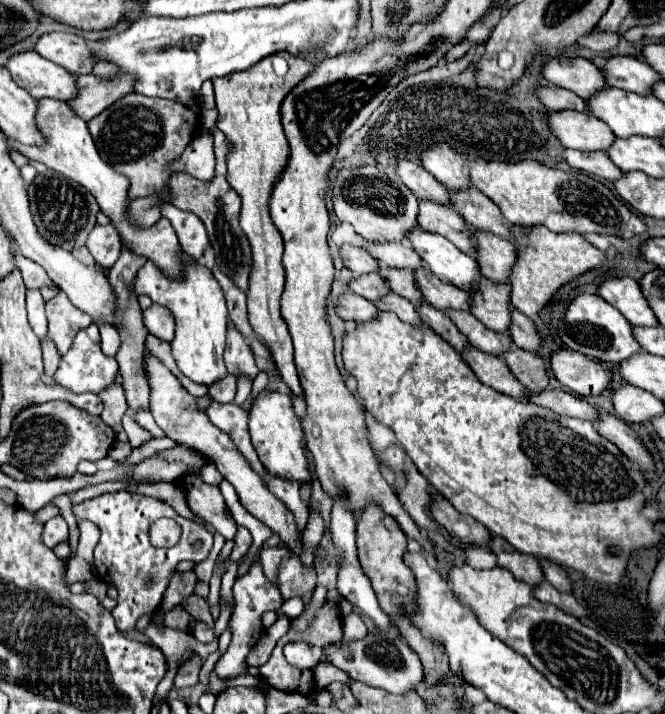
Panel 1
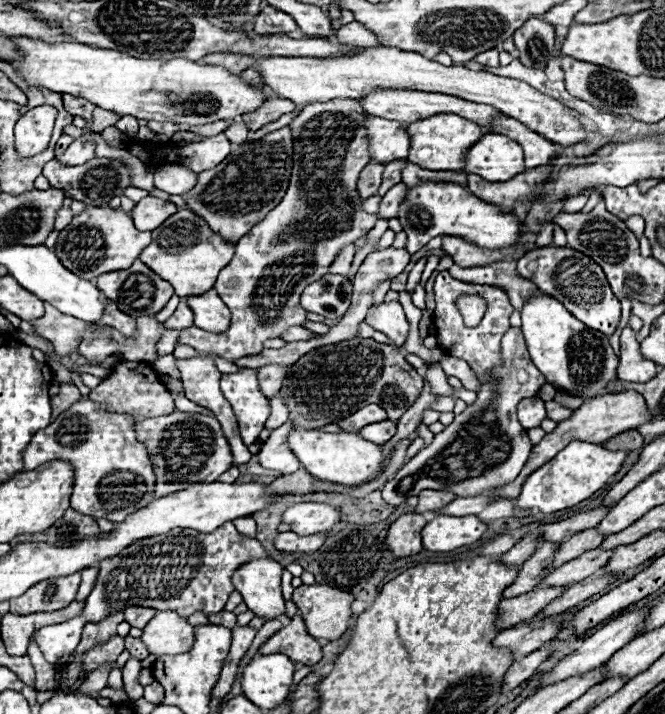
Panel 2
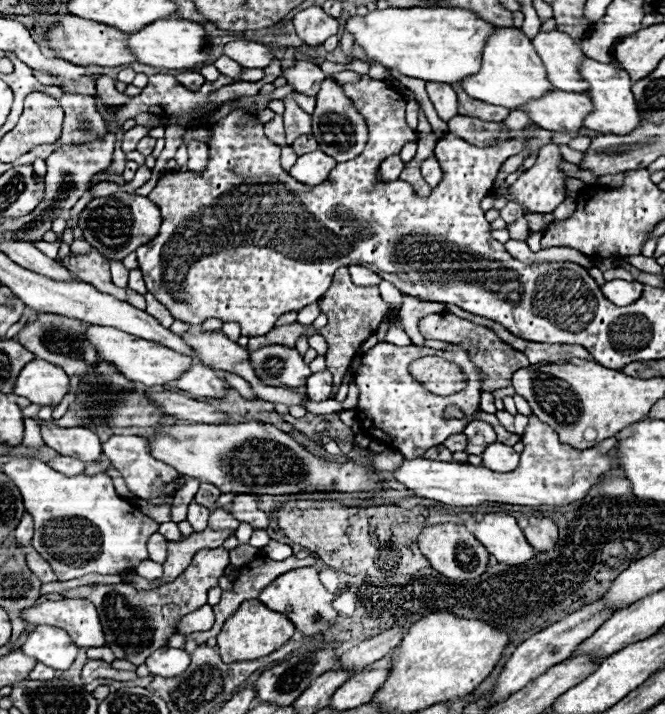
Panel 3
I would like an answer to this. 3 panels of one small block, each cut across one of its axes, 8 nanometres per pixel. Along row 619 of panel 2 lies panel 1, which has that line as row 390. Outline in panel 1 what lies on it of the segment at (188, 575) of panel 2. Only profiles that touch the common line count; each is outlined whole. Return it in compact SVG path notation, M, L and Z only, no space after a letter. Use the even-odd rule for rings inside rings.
M90 324L88 328L80 330L74 338L72 348L64 354L54 378L58 384L70 388L72 392L92 392L92 394L100 394L102 390L106 390L110 384L114 384L118 376L118 364L114 356L106 356L100 348L100 330L96 324Z

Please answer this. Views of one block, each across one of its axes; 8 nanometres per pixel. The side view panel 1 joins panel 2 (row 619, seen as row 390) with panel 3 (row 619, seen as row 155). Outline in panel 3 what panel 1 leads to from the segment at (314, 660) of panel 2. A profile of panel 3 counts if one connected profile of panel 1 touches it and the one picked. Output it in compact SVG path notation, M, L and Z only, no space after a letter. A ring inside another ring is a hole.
M246 600L240 604L236 614L226 620L222 632L216 638L218 638L218 650L222 660L226 664L232 664L232 662L258 660L262 656L268 656L274 650L278 650L284 642L288 642L292 634L294 634L294 626L284 614L266 608L260 600Z

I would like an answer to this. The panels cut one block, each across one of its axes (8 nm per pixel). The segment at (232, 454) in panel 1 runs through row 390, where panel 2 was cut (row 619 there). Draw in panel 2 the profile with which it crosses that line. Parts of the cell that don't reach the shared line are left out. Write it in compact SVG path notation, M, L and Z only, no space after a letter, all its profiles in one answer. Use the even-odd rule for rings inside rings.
M172 610L158 612L144 628L142 642L148 646L150 654L184 654L184 650L192 648L196 634L196 626L188 624L188 620Z

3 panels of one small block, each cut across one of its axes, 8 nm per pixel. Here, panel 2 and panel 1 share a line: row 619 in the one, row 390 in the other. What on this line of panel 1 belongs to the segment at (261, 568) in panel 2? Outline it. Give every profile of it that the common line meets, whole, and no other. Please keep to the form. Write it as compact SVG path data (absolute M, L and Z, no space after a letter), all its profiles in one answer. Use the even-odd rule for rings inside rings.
M264 390L262 394L258 394L248 412L248 430L252 436L252 446L270 474L278 474L282 478L290 478L298 482L310 478L308 462L302 450L304 434L302 434L300 418L294 414L292 400L288 394L280 394L274 390Z

